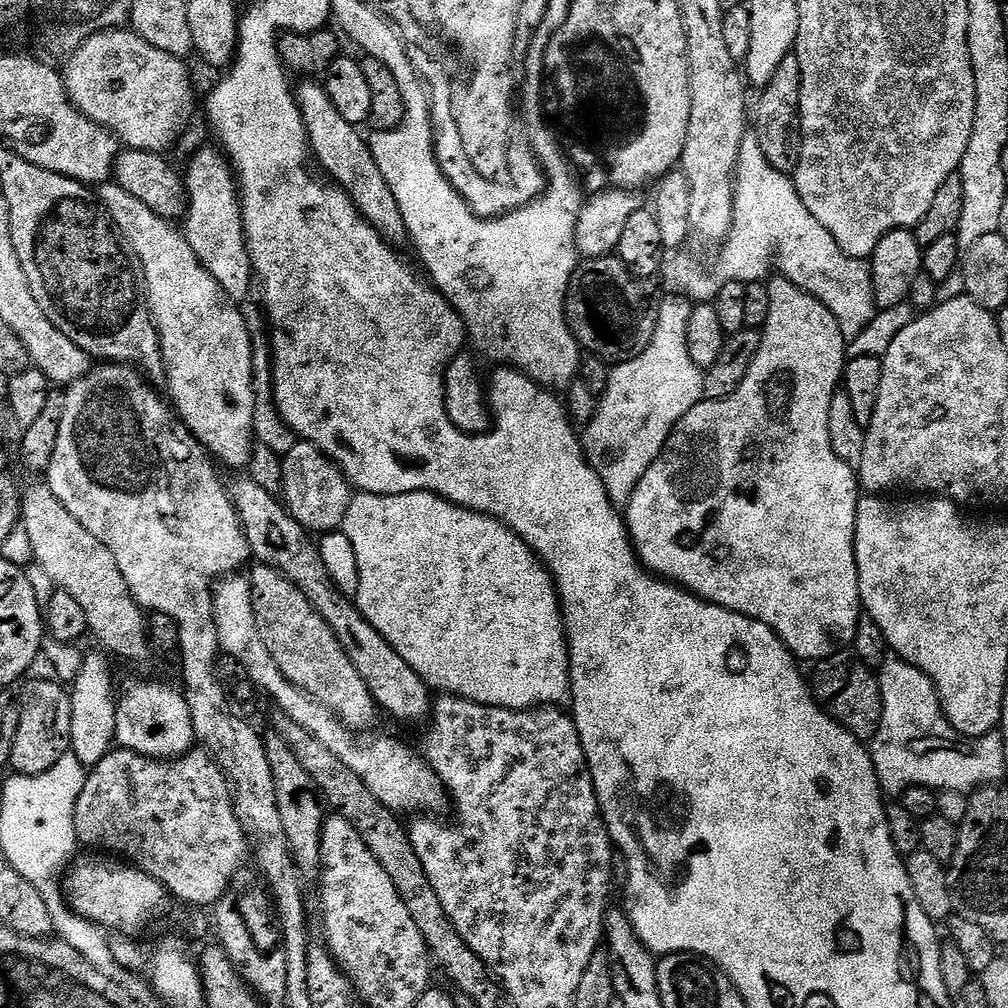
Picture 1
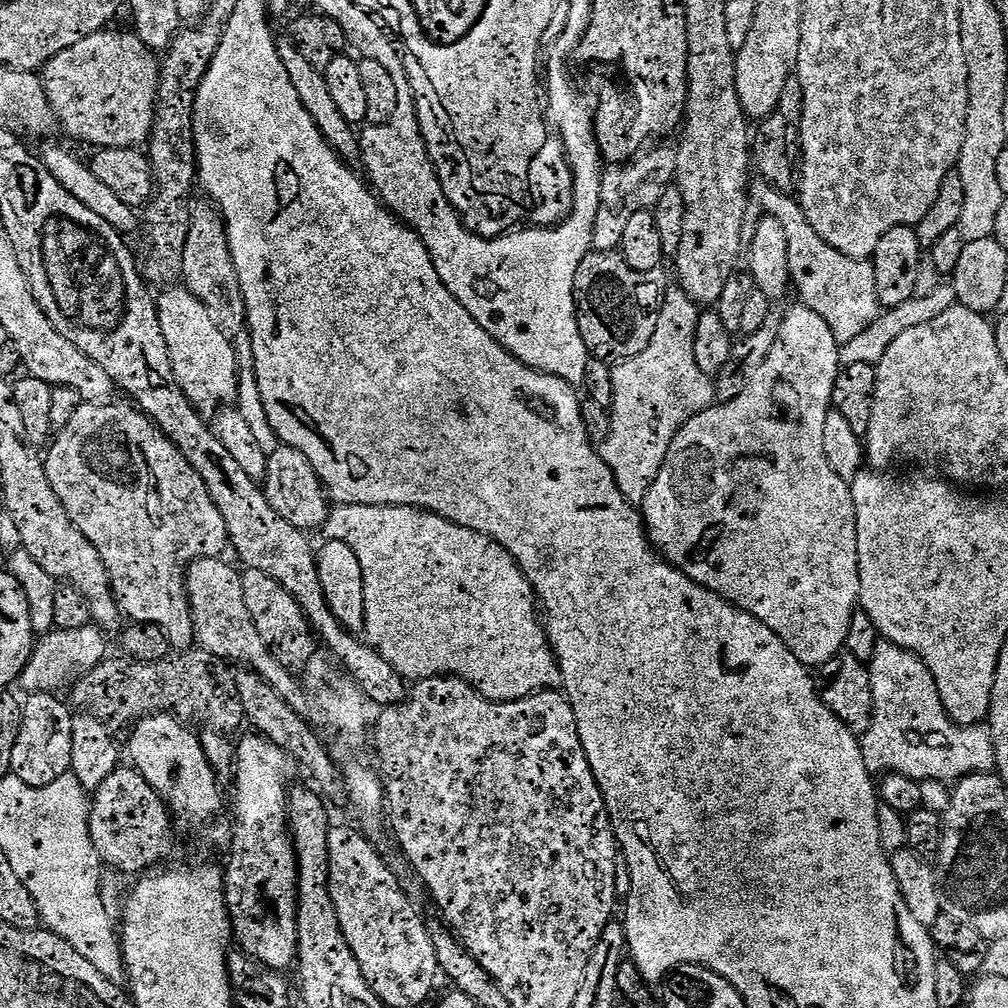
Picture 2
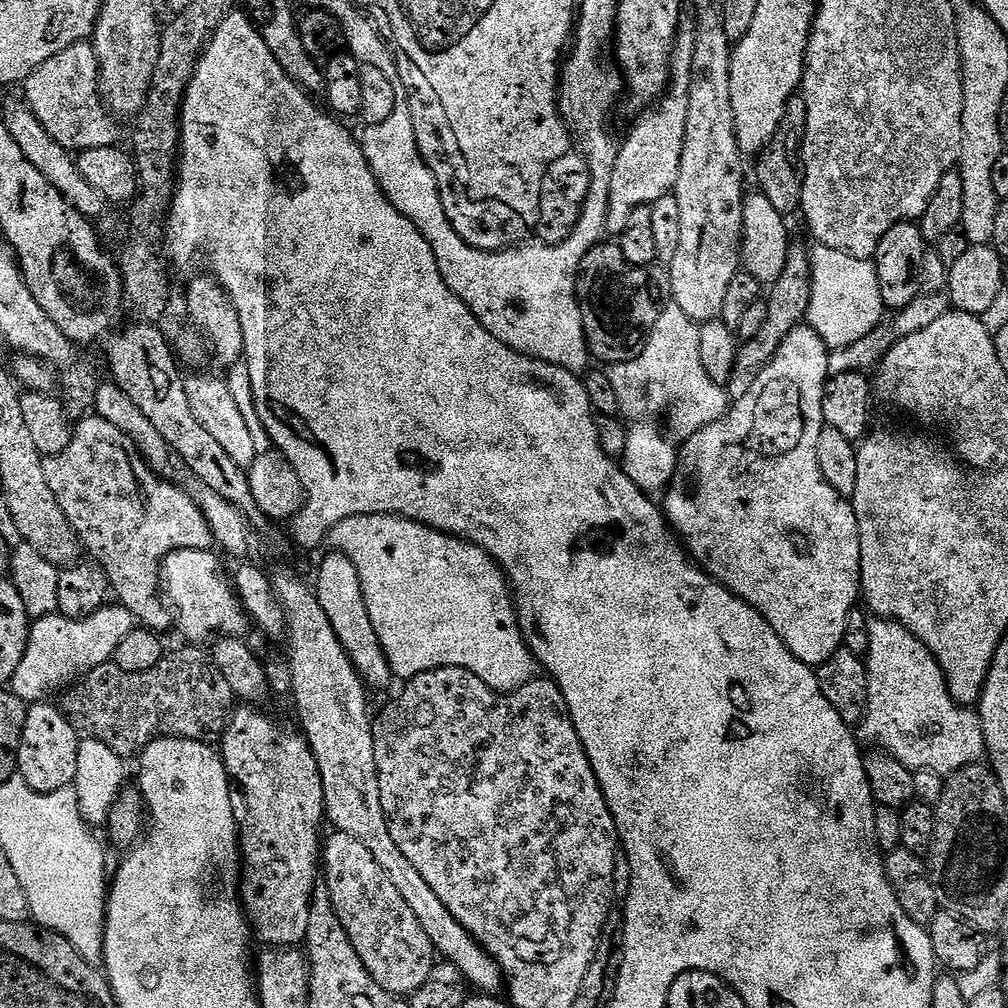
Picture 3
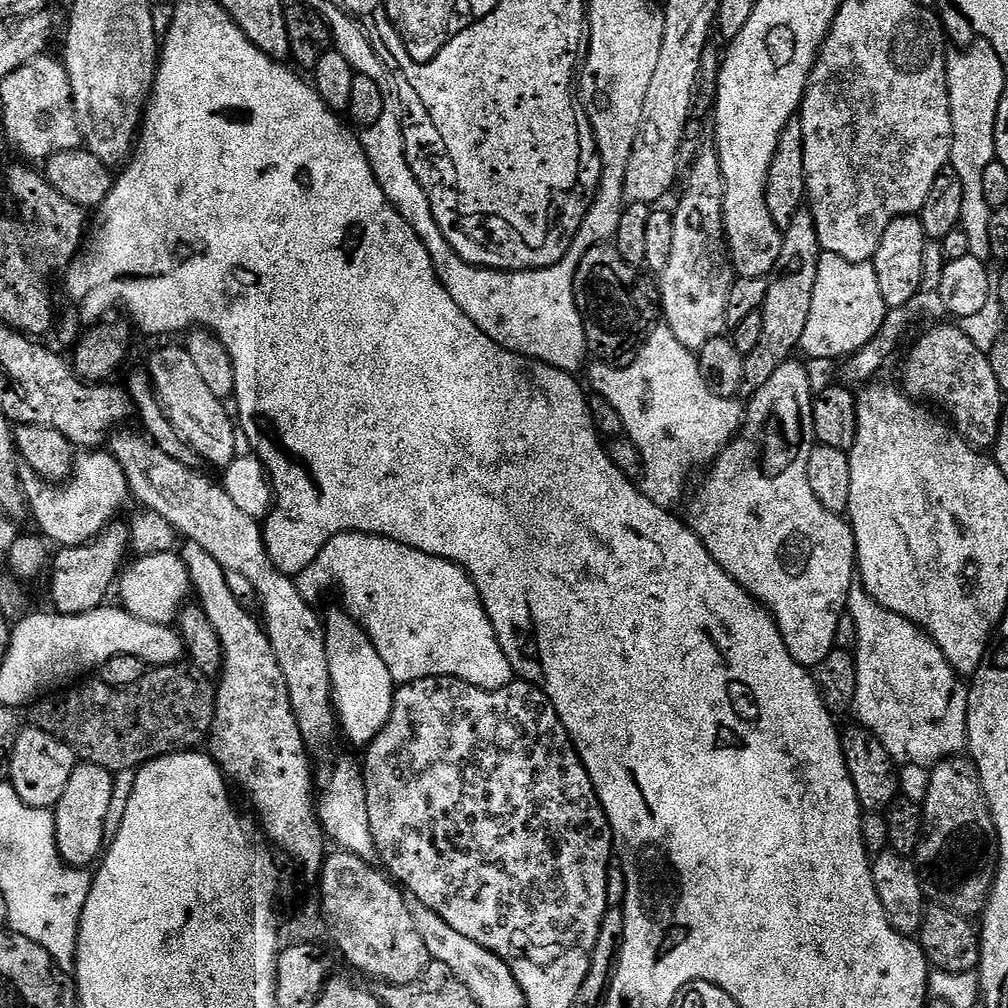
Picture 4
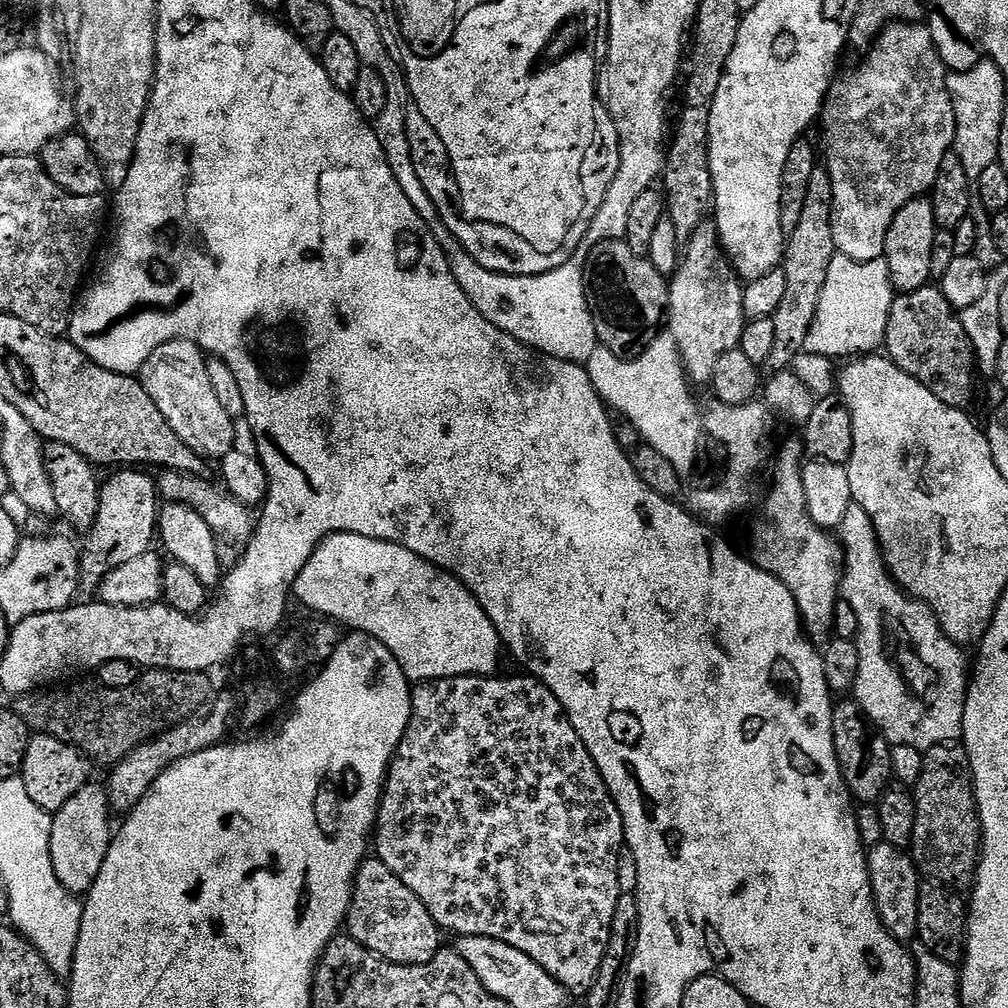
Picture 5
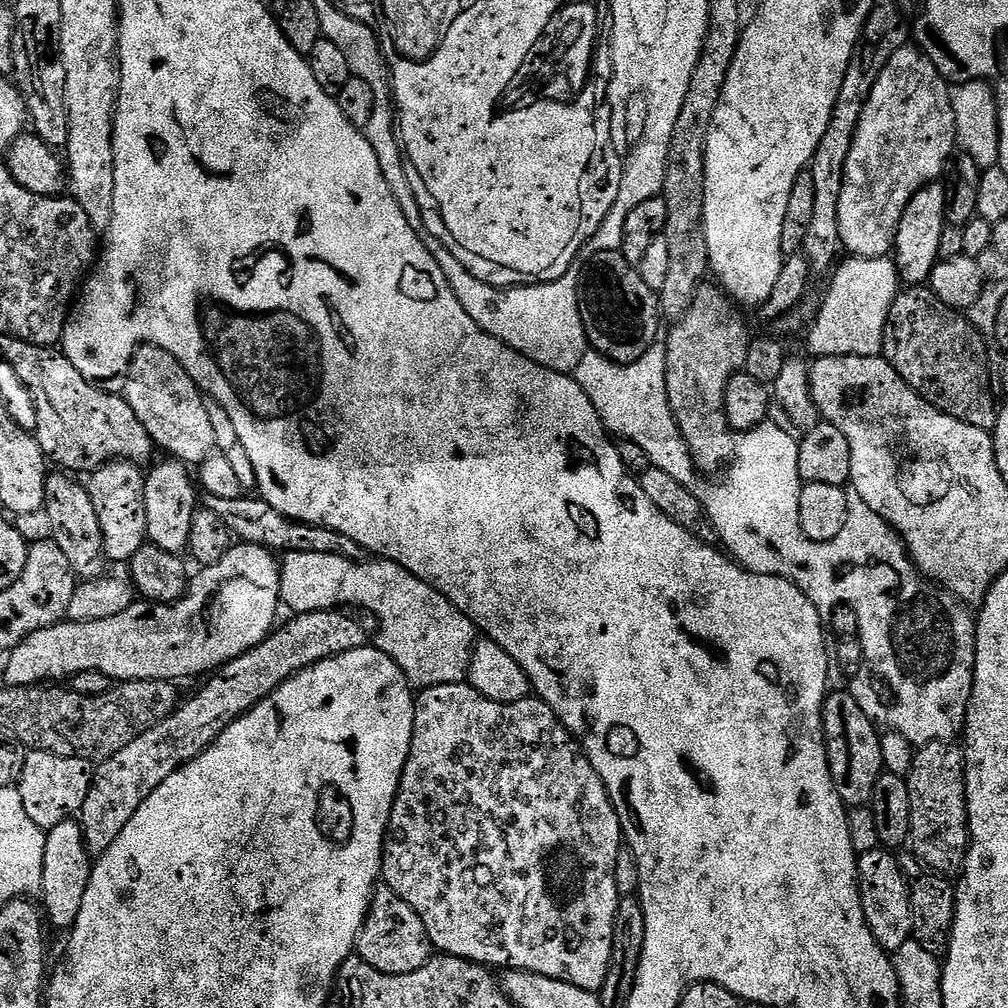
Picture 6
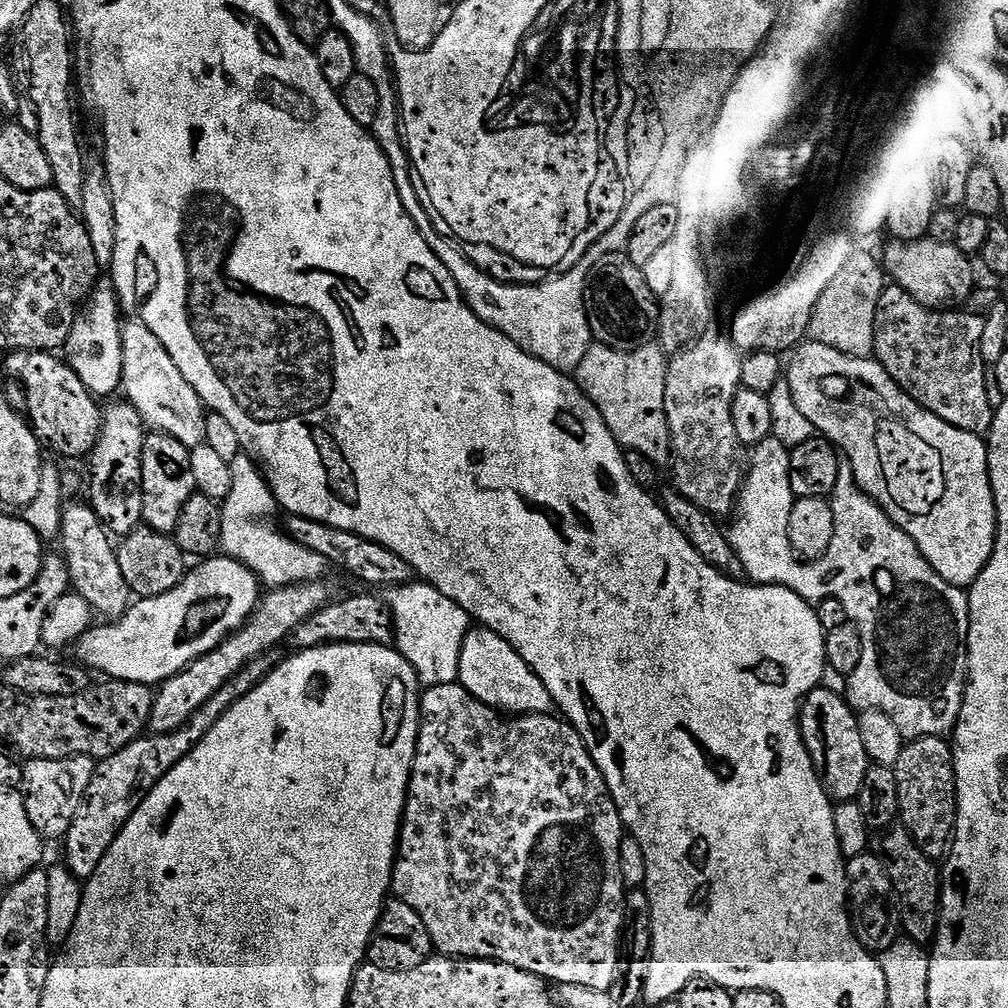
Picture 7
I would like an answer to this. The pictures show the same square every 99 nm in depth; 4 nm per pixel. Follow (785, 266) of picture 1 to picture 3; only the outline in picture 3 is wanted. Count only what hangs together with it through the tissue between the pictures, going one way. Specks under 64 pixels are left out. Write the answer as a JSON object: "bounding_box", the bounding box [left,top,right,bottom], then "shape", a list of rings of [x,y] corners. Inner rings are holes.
{"bounding_box":[806,244,886,350],"shape":[[[816,244],[810,252],[812,258],[812,293],[806,324],[817,332],[819,343],[825,344],[829,350],[844,348],[863,338],[878,327],[885,319],[886,309],[882,302],[882,290],[878,290],[878,270],[872,260],[850,258],[850,254],[842,254],[842,250],[828,248],[824,244]]]}

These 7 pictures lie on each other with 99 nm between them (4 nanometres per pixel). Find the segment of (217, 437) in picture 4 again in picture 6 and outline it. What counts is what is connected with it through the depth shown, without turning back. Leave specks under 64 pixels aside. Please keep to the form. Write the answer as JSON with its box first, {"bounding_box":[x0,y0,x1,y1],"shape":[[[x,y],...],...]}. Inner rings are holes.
{"bounding_box":[122,346,217,466],"shape":[[[141,346],[128,365],[122,395],[134,414],[138,414],[138,422],[142,422],[152,435],[153,445],[160,447],[161,444],[169,457],[189,466],[199,466],[217,451],[217,447],[210,414],[206,414],[205,393],[200,393],[199,386],[192,379],[193,373],[188,372],[183,363],[166,350]]]}

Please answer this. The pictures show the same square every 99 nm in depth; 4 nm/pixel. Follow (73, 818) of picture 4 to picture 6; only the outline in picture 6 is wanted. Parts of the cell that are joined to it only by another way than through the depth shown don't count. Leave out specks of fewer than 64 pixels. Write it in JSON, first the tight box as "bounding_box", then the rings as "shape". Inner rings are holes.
{"bounding_box":[40,819,94,930],"shape":[[[75,819],[63,820],[57,828],[47,833],[47,837],[44,877],[40,887],[42,897],[44,896],[42,908],[46,913],[47,923],[51,927],[53,924],[56,928],[71,930],[82,910],[82,902],[86,898],[86,886],[88,879],[92,877],[94,864],[88,849],[84,846],[84,829]]]}

